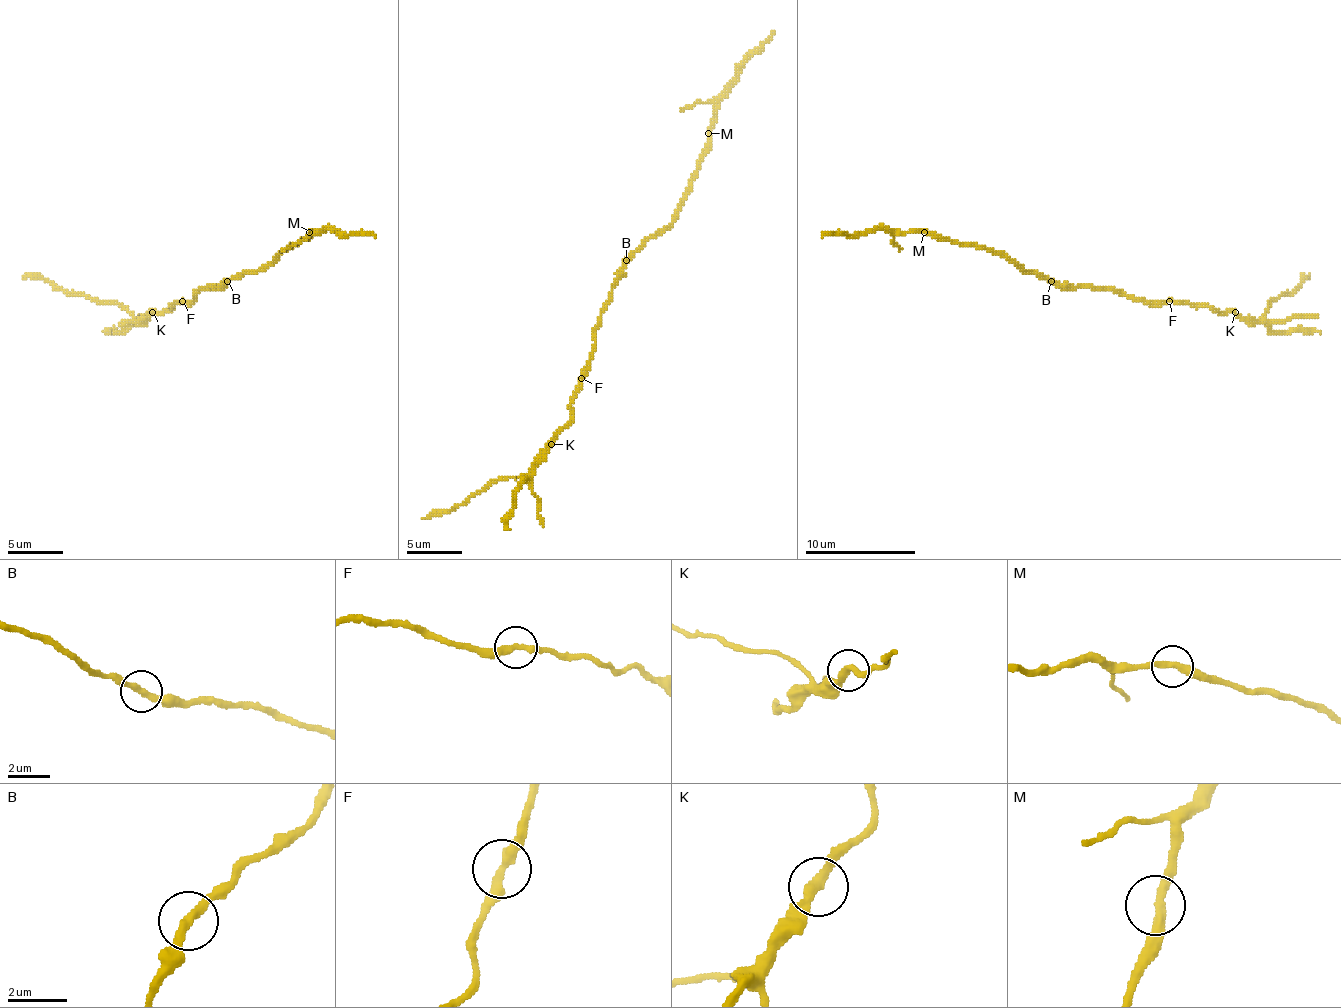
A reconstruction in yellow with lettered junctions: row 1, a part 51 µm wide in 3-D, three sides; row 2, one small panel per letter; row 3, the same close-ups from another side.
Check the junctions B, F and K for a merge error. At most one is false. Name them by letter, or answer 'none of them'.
none of them

